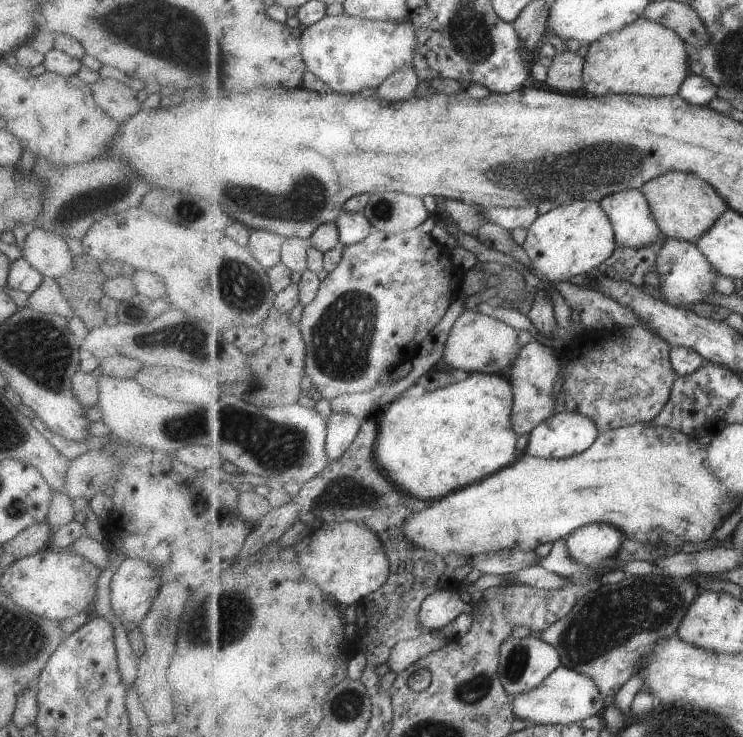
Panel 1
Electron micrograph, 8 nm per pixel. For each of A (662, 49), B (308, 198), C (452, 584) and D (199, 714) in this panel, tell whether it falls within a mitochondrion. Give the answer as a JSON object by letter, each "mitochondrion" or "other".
{"A":"other","B":"mitochondrion","C":"other","D":"other"}

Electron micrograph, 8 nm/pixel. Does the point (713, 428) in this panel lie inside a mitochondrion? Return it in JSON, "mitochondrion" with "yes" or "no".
{"mitochondrion":"no"}

